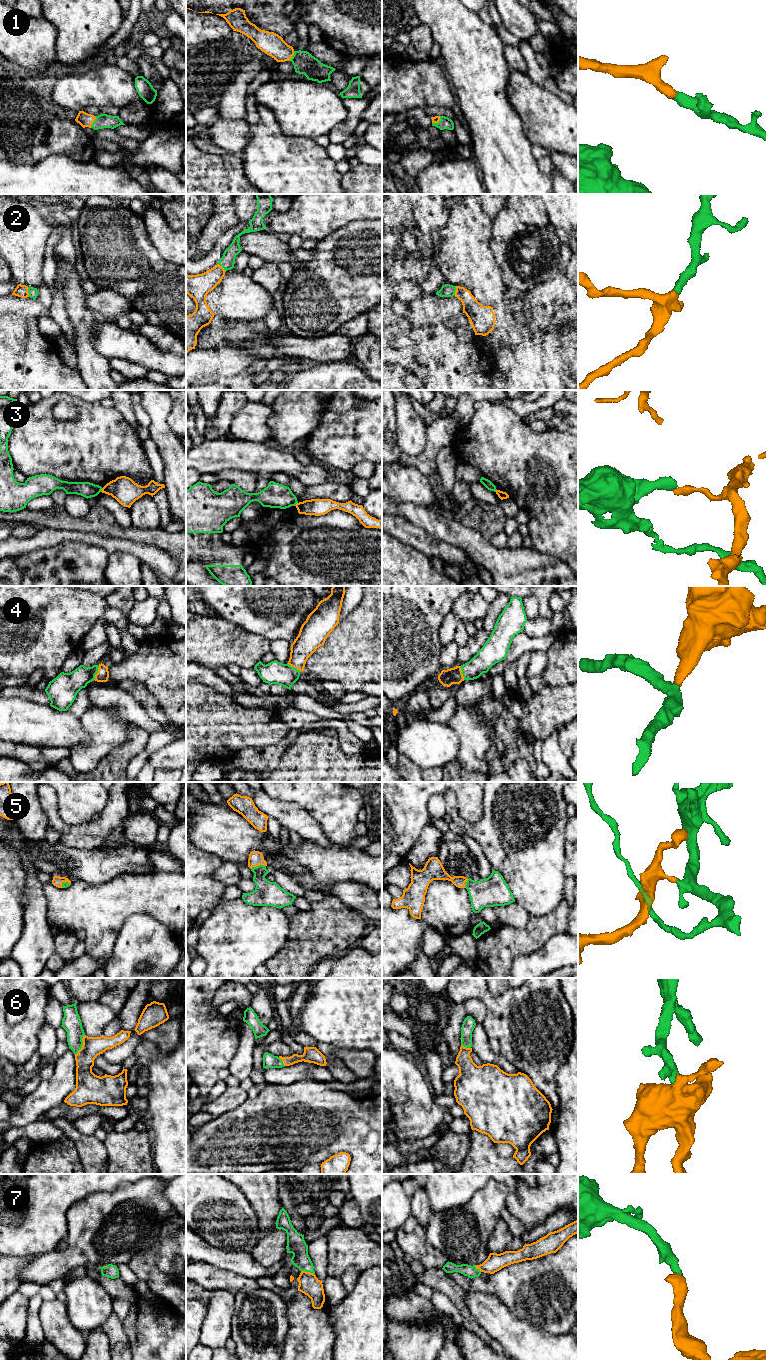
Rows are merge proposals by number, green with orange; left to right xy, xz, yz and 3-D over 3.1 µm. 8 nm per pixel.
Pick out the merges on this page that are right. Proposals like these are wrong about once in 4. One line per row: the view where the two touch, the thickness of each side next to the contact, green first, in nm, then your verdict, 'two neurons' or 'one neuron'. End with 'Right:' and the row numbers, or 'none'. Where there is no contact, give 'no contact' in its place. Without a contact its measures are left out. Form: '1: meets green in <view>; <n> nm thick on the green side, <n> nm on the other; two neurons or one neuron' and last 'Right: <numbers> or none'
1: meets green in xy; 110 nm thick on the green side, 110 nm on the other; one neuron
2: meets green in xy; 80 nm thick on the green side, 100 nm on the other; one neuron
3: meets green in xy; 130 nm thick on the green side, 200 nm on the other; two neurons
4: meets green in xy; 190 nm thick on the green side, 100 nm on the other; one neuron
5: meets green in xz; 200 nm thick on the green side, 120 nm on the other; one neuron
6: meets green in xy; 160 nm thick on the green side, 160 nm on the other; one neuron
7: meets green in xz; 150 nm thick on the green side, 160 nm on the other; one neuron
Right: 1, 2, 4, 5, 6, 7

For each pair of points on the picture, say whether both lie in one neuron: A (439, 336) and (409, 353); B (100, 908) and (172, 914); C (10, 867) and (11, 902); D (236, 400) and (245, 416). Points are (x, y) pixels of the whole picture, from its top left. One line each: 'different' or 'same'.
A: same
B: same
C: same
D: different

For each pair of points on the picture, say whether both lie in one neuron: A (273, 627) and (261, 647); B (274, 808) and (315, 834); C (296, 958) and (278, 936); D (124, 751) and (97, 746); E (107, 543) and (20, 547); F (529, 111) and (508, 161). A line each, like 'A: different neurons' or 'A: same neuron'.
A: different neurons
B: same neuron
C: different neurons
D: different neurons
E: same neuron
F: different neurons

